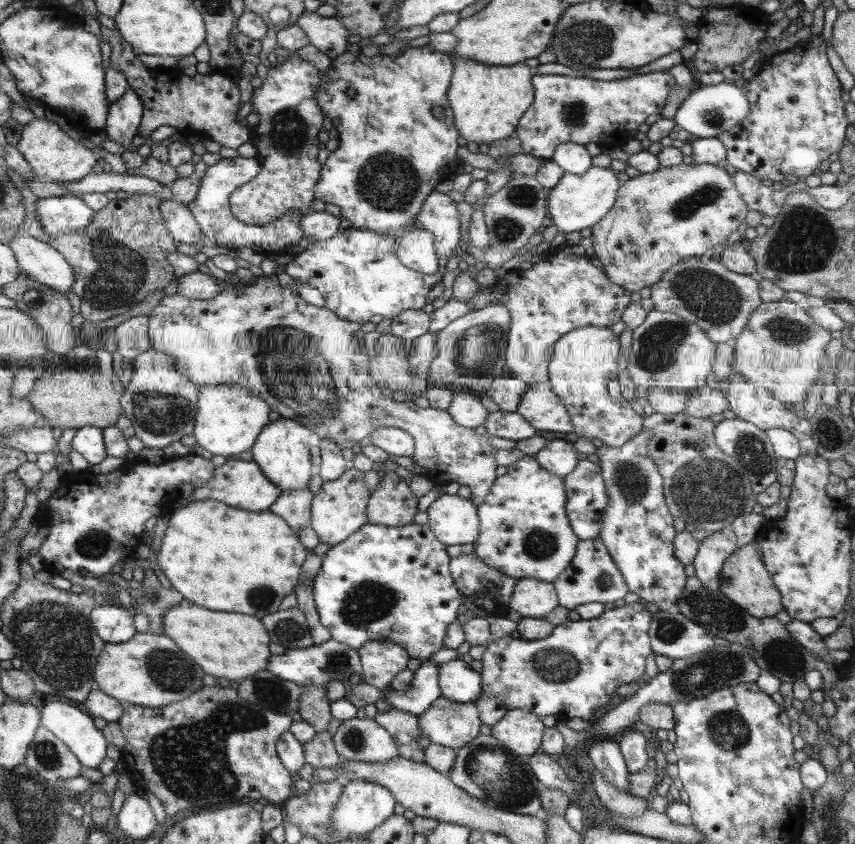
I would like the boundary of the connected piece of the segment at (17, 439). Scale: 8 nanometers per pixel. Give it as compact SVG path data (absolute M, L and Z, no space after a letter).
M35 428L33 430L23 430L23 432L13 433L3 436L3 441L10 447L22 450L23 452L34 452L35 454L51 452L56 445L56 438L53 436L53 428Z

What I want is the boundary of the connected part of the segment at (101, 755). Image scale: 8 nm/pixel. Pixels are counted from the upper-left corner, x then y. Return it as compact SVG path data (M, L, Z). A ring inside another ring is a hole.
M63 700L59 702L47 702L42 709L42 725L47 727L55 736L58 736L70 750L79 758L81 765L88 768L97 769L99 764L107 758L107 748L109 744L104 731L95 726L94 715L83 712L77 706L65 704Z

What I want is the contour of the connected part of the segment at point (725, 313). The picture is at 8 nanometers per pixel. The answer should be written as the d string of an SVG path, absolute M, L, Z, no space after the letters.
M702 254L676 262L649 289L655 310L671 312L687 322L695 323L713 343L727 342L737 337L749 322L750 314L760 305L755 280L735 274L719 260L711 260L711 257L706 258Z

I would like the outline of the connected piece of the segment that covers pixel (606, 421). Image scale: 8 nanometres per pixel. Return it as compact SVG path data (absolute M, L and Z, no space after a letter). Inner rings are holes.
M585 326L566 332L560 336L554 344L553 356L548 366L548 382L552 391L561 399L563 406L569 413L569 420L573 426L573 432L587 439L599 438L602 444L610 447L620 447L631 437L641 432L641 416L637 416L622 396L619 396L619 384L617 384L617 360L619 356L619 342L609 332L607 327Z

